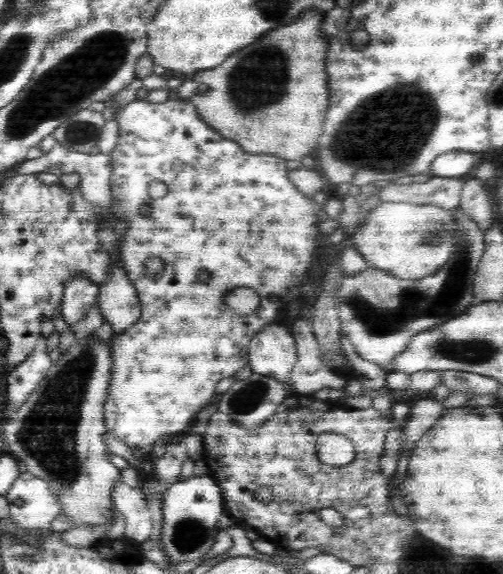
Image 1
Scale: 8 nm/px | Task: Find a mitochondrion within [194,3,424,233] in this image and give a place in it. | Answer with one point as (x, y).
(258, 78)

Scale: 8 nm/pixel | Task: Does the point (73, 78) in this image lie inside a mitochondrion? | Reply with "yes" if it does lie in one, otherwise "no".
yes

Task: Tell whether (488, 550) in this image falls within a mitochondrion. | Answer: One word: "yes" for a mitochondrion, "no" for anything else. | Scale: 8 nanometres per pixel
no

